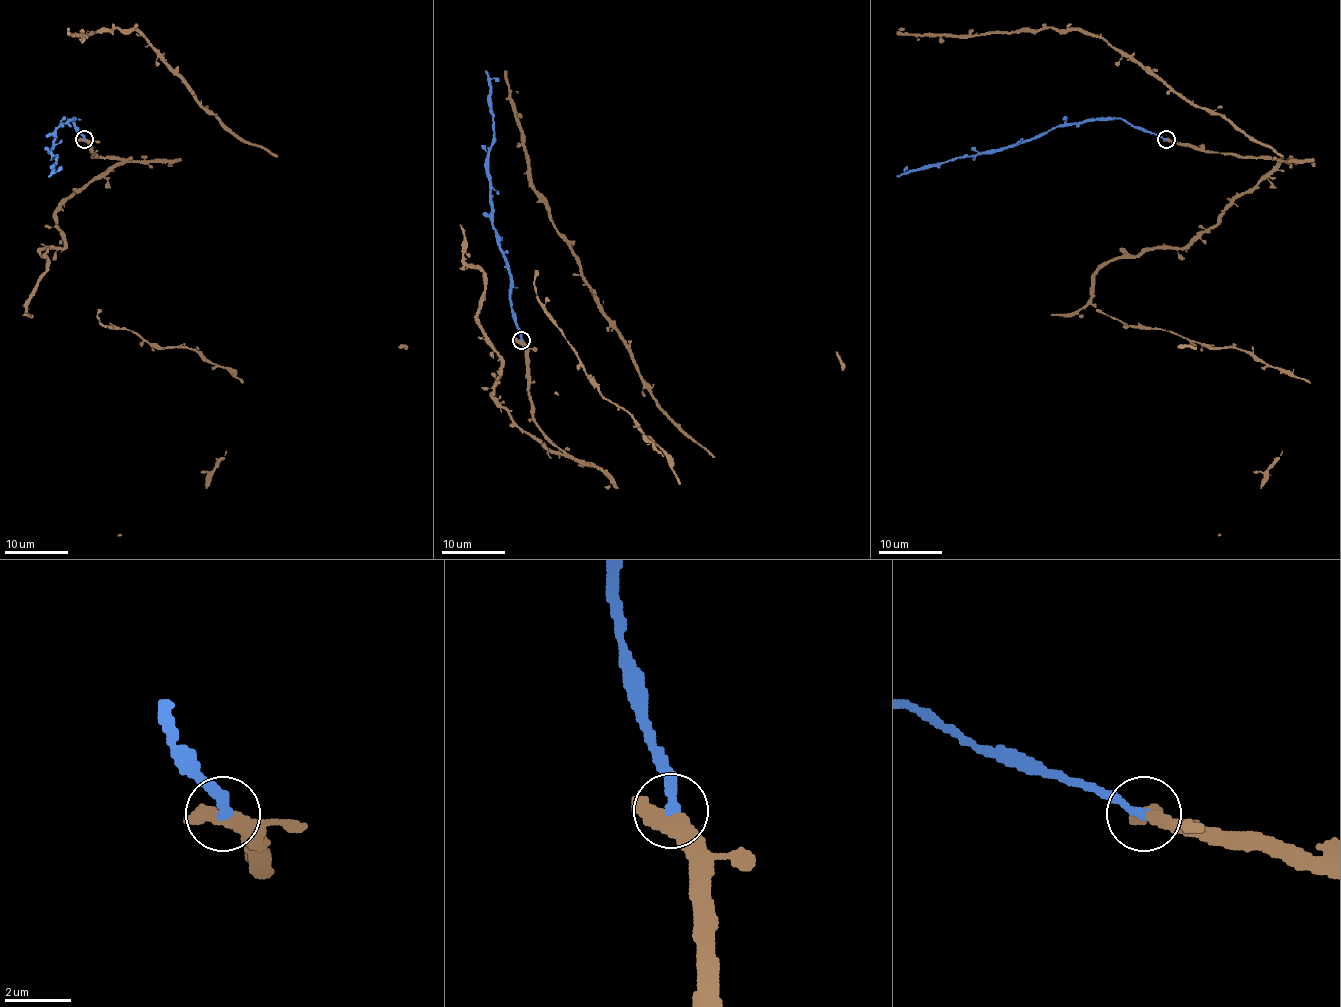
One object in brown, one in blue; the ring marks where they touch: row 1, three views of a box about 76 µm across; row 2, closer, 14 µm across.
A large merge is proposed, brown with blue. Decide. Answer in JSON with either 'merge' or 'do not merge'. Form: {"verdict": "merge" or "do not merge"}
{"verdict": "merge"}

